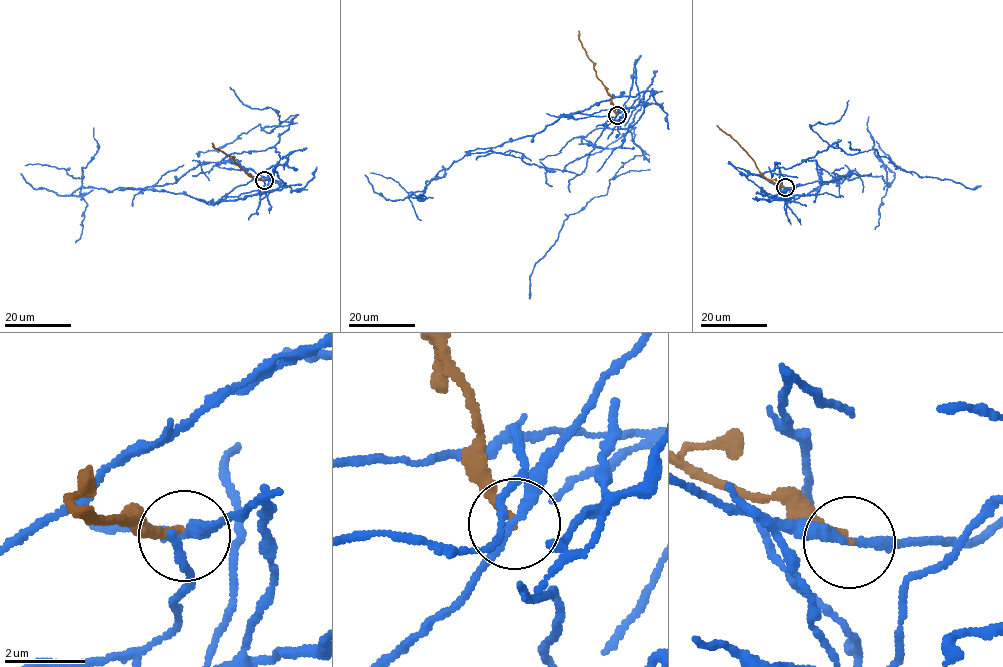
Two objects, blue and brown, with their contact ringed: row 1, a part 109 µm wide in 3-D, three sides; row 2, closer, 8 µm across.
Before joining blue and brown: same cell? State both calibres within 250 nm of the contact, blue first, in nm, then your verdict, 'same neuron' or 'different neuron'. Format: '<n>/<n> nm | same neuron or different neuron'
240/180 nm | different neuron

